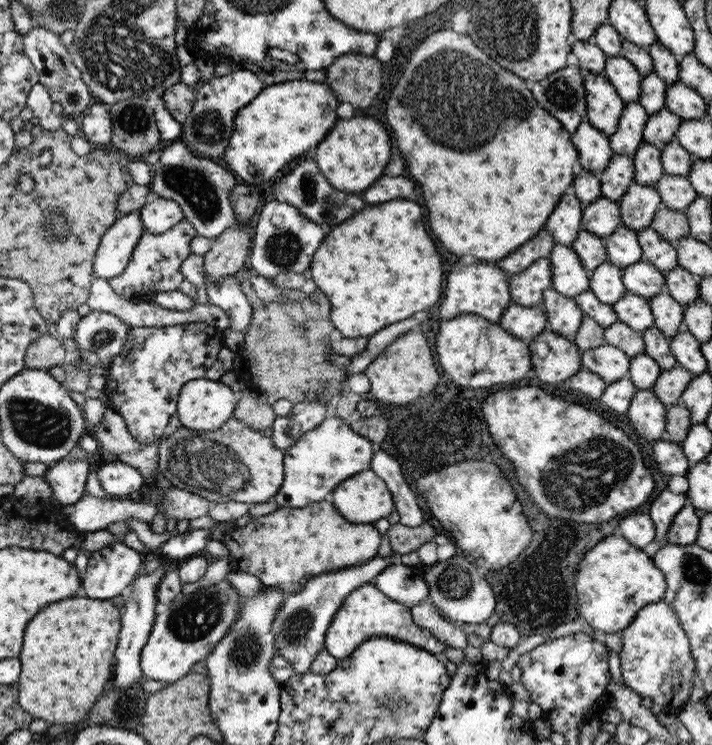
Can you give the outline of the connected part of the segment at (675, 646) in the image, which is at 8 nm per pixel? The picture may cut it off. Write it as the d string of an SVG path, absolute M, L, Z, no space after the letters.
M663 600L647 604L635 614L629 627L619 633L622 641L619 661L623 684L641 699L649 698L661 710L677 714L688 702L693 689L693 673L696 672L687 636L671 605Z

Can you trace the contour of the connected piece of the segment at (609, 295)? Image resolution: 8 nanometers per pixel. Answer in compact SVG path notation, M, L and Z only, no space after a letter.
M608 260L593 268L588 279L590 292L603 304L615 304L626 294L621 282L621 269Z

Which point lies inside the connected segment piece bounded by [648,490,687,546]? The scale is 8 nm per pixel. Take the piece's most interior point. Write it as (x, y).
(662, 509)

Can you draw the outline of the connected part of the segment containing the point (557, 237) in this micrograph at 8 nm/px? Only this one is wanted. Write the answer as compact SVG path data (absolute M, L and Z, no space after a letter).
M567 187L544 226L554 242L570 248L581 230L582 208L583 204L574 196L572 188Z

